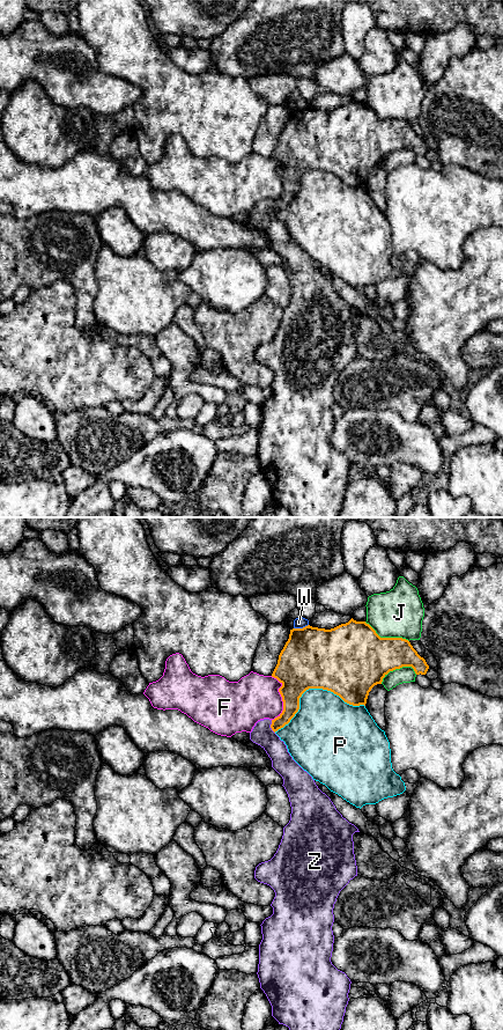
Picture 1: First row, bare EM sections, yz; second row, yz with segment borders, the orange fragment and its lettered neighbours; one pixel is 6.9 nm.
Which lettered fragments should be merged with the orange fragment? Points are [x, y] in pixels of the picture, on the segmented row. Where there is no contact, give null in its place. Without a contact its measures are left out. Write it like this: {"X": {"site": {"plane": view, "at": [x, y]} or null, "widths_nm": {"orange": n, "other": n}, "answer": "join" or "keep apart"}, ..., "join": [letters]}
{"F": {"site": {"plane": "yz", "at": [282, 698]}, "widths_nm": {"orange": 320, "other": 320}, "answer": "keep apart"}, "J": {"site": {"plane": "yz", "at": [386, 638]}, "widths_nm": {"orange": 440, "other": 340}, "answer": "keep apart"}, "P": {"site": {"plane": "yz", "at": [312, 688]}, "widths_nm": {"orange": 440, "other": 400}, "answer": "keep apart"}, "W": {"site": {"plane": "yz", "at": [301, 628]}, "widths_nm": {"orange": 420, "other": 80}, "answer": "keep apart"}, "Z": {"site": {"plane": "yz", "at": [271, 727]}, "widths_nm": {"orange": 130, "other": 150}, "answer": "join"}, "join": ["Z"]}

